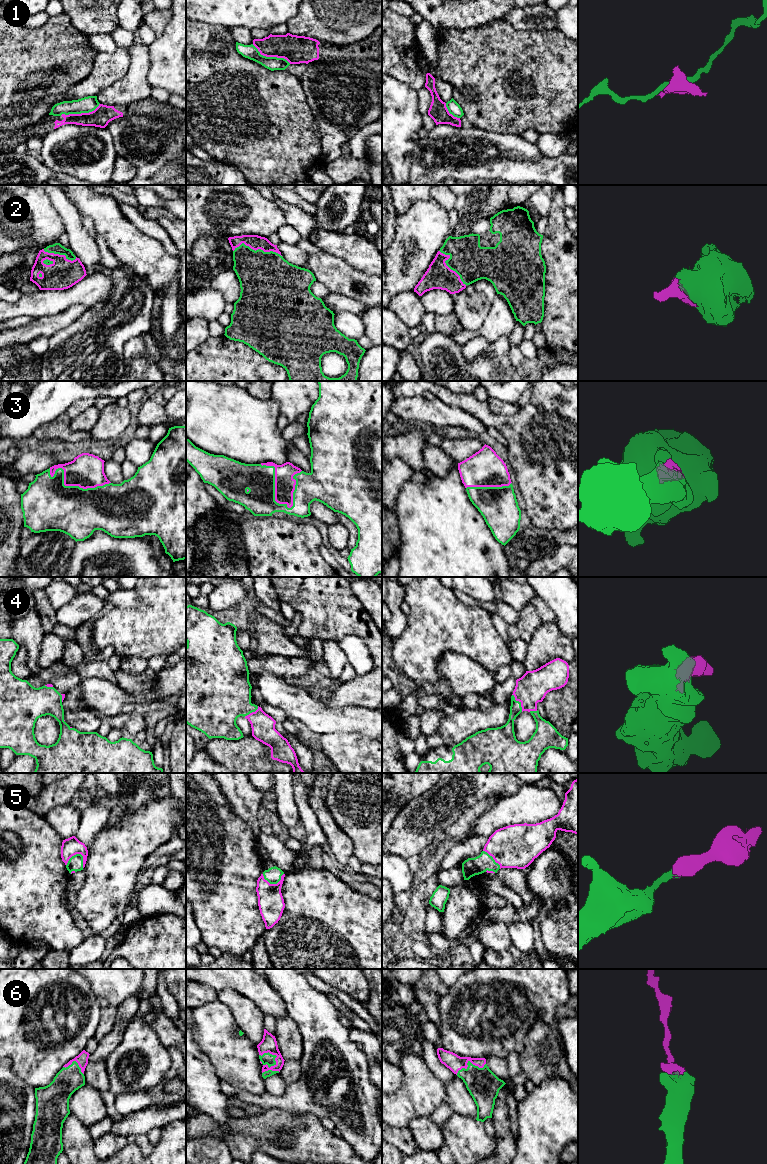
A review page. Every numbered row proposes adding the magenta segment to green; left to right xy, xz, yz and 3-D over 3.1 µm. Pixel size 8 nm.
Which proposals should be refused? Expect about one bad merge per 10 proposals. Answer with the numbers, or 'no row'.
1

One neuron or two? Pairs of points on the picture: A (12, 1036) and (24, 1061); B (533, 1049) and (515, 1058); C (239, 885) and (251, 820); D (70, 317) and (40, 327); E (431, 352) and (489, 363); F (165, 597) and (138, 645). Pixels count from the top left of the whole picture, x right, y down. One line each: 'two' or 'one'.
A: one
B: two
C: two
D: one
E: one
F: one

